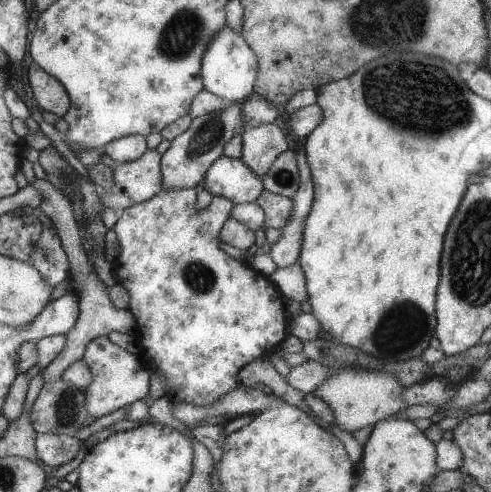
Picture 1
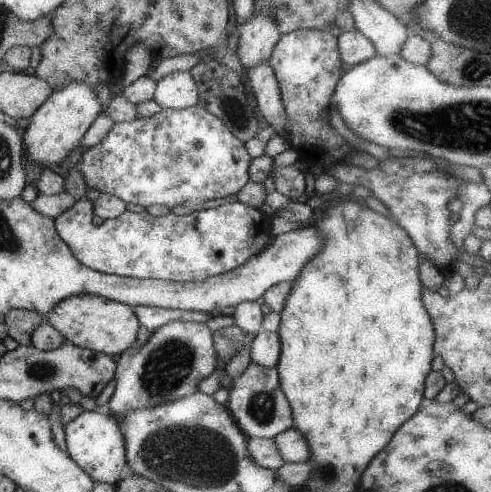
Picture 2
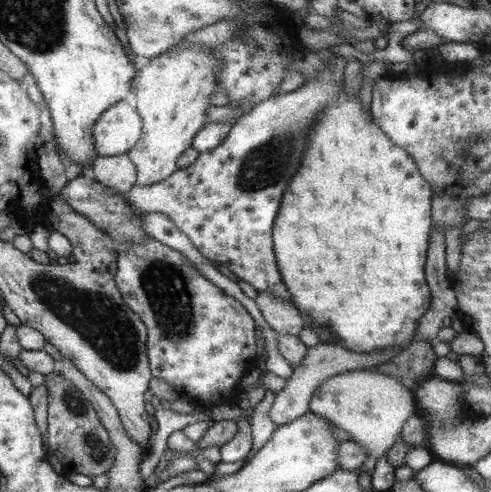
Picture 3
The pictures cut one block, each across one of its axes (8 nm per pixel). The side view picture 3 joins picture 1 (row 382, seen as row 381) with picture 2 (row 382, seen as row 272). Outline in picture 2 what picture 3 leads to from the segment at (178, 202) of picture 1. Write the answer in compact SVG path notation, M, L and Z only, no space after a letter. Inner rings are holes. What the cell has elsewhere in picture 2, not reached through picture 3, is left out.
M167 322L159 326L145 344L139 348L127 348L123 354L117 356L117 370L115 370L115 392L109 398L107 406L115 418L123 418L133 410L153 410L161 404L171 404L179 398L191 396L199 392L199 382L205 380L209 374L215 372L217 350L213 346L213 332L205 324L199 322Z

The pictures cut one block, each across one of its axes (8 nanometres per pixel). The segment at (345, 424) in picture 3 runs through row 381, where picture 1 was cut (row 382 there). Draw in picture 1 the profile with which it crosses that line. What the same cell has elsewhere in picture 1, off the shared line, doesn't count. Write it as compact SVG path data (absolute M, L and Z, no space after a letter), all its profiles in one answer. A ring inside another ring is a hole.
M341 368L333 374L325 384L321 384L315 394L329 404L329 410L335 418L335 426L349 434L357 432L367 424L377 424L379 420L387 420L401 410L409 410L407 404L401 400L403 386L391 374L375 374L375 372L361 372L353 368Z

